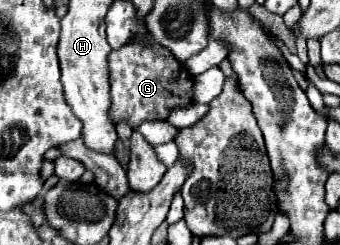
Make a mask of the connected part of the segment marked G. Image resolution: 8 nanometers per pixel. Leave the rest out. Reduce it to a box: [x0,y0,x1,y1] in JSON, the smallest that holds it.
[108,39,192,129]

